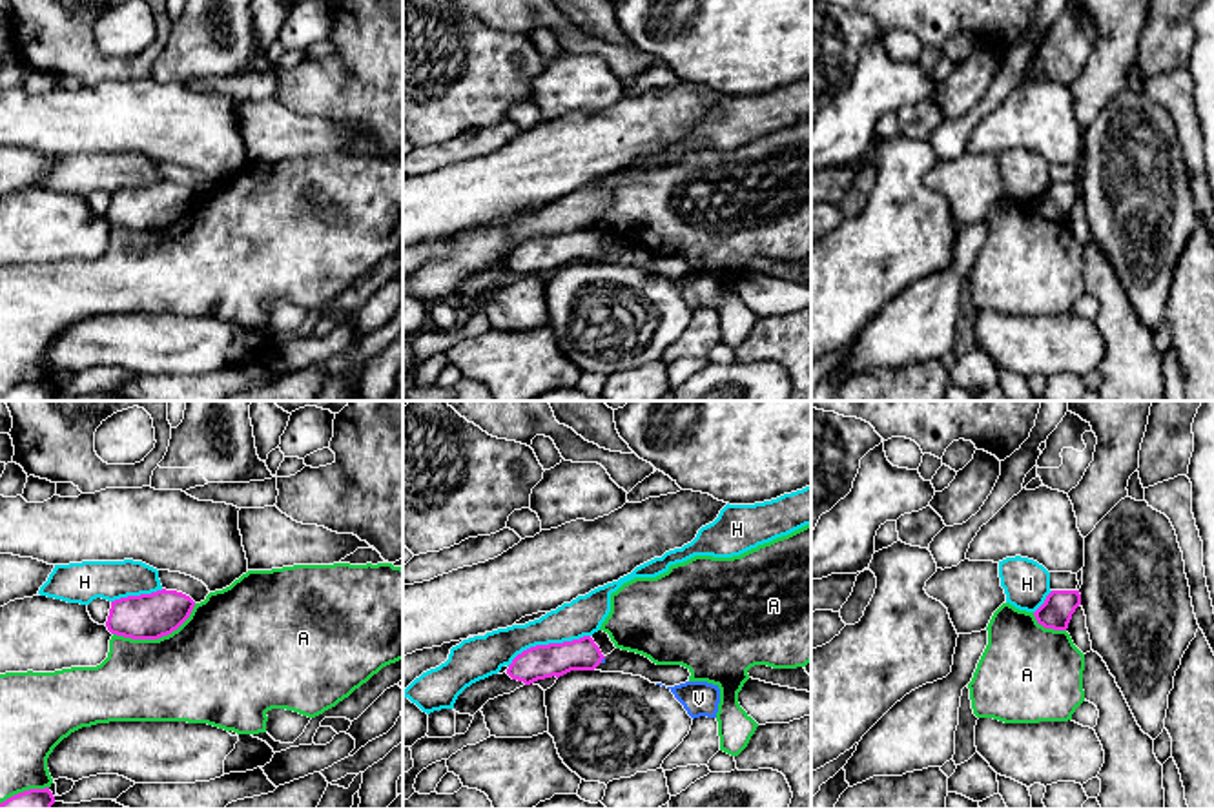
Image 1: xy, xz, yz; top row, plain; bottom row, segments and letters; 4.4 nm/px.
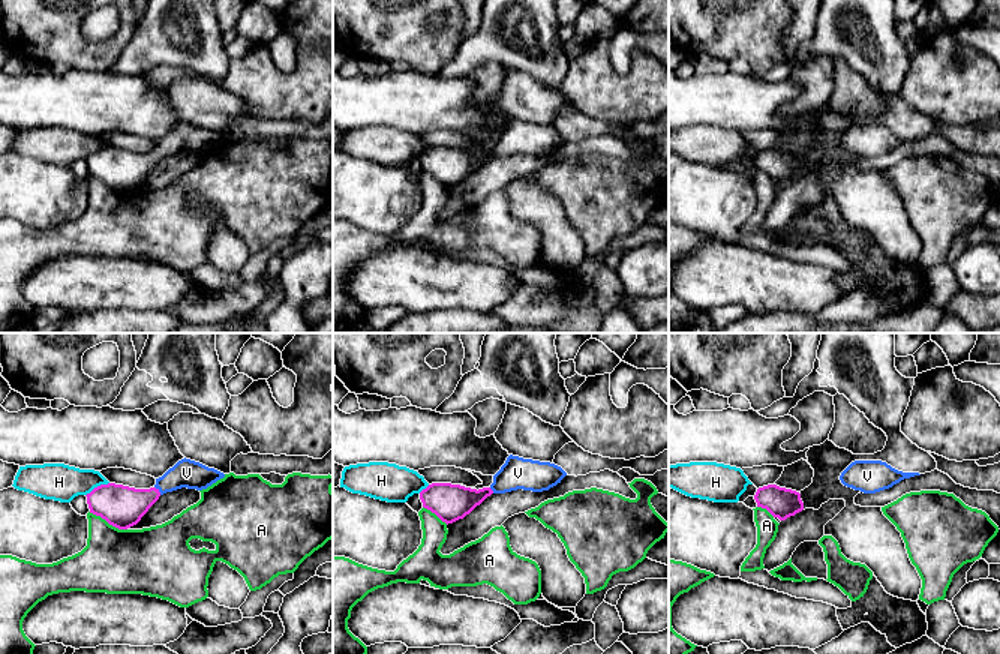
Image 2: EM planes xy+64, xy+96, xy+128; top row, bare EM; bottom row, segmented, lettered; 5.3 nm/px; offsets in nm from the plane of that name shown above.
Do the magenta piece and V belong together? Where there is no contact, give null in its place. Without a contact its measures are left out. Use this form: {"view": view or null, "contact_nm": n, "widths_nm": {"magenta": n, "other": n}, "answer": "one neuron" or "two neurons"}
{"view": "xz", "contact_nm": 40, "widths_nm": {"magenta": 140, "other": 20}, "answer": "one neuron"}

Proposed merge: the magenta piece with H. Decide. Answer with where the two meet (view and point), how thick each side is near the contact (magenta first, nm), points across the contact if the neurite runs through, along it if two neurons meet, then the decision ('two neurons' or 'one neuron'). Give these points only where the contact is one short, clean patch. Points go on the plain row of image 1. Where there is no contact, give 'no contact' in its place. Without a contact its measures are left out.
meets magenta in xz at (549, 235); 150 nm thick on the magenta side, 170 nm on the other; border along xz (589, 226), (578, 232), (531, 237), (507, 257); two neurons

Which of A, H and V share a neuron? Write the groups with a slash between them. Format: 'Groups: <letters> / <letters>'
Groups: A / H / V

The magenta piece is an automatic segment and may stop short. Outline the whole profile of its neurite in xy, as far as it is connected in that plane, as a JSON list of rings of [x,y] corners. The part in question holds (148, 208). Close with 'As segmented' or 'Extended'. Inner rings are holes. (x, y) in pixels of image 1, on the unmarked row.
[[[177,182],[128,188],[111,193],[106,219],[131,231],[159,231],[177,222],[191,206],[195,193]]]. As segmented

